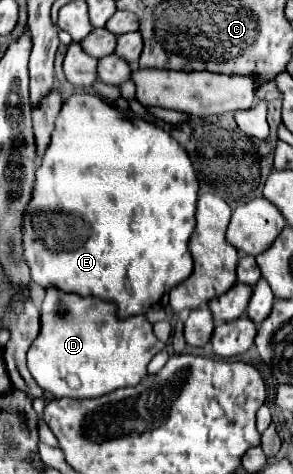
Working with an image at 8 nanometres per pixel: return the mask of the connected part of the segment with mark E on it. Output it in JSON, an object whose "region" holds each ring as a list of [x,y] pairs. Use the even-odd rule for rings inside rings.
{"region":[[[75,93],[71,95],[63,107],[61,113],[55,121],[55,131],[51,135],[51,143],[43,155],[41,165],[35,171],[35,189],[31,195],[31,201],[25,209],[25,217],[23,217],[23,255],[25,261],[29,265],[29,273],[31,273],[31,281],[41,285],[43,289],[55,287],[61,293],[77,293],[81,297],[99,297],[103,301],[111,301],[117,305],[117,315],[121,319],[131,317],[131,315],[139,315],[139,313],[147,313],[153,305],[163,307],[167,303],[169,291],[173,289],[173,285],[183,283],[191,273],[193,273],[193,261],[187,249],[187,239],[195,227],[195,203],[197,203],[197,177],[193,171],[193,165],[187,157],[187,153],[177,145],[177,141],[165,133],[163,129],[155,127],[149,121],[143,119],[129,119],[123,117],[116,107],[107,105],[101,97],[91,95],[91,93]],[[37,213],[59,213],[61,217],[55,217],[53,223],[57,223],[57,239],[33,239],[33,217]]]}

